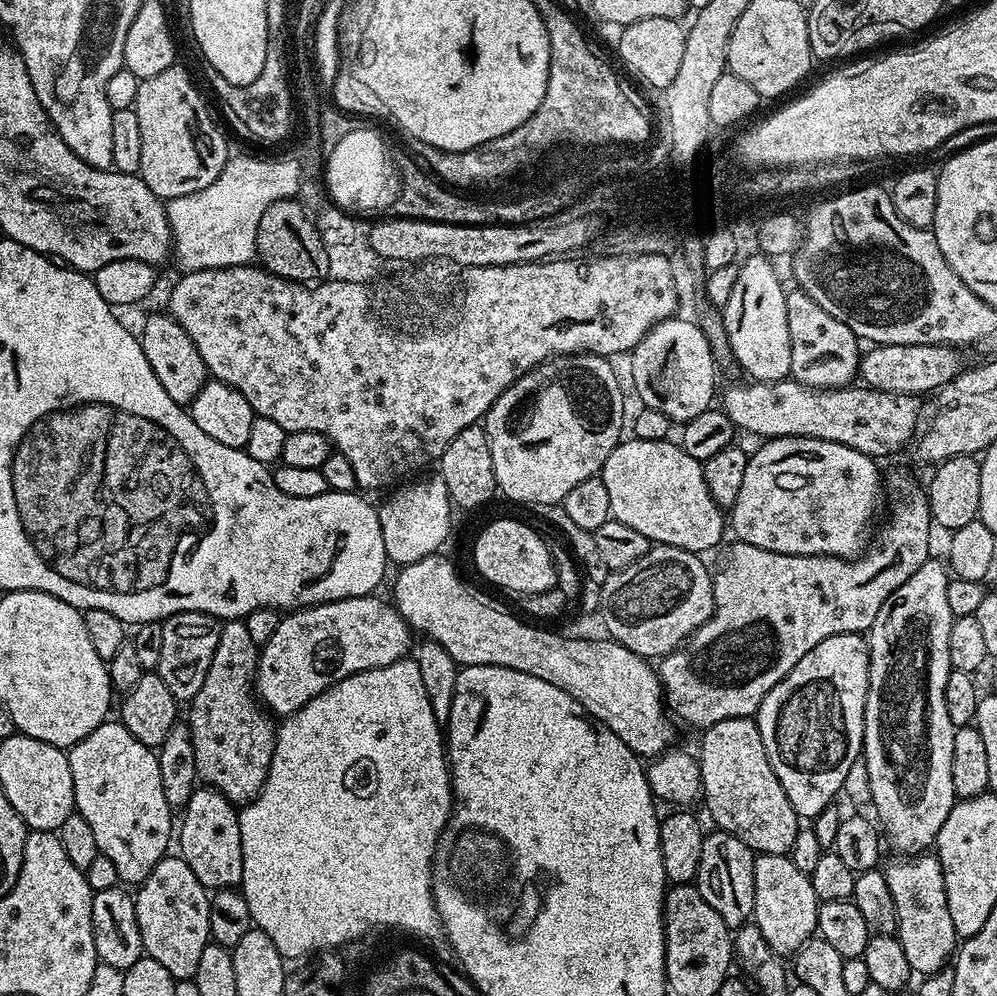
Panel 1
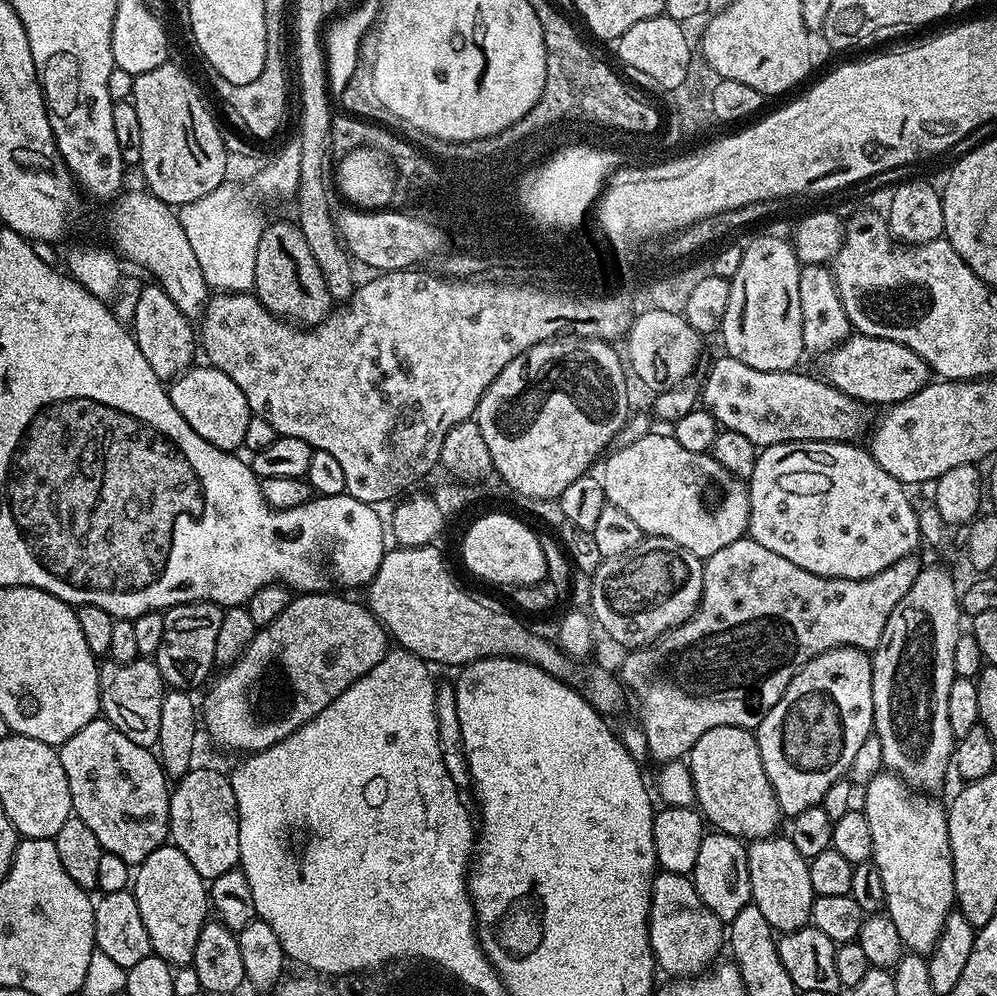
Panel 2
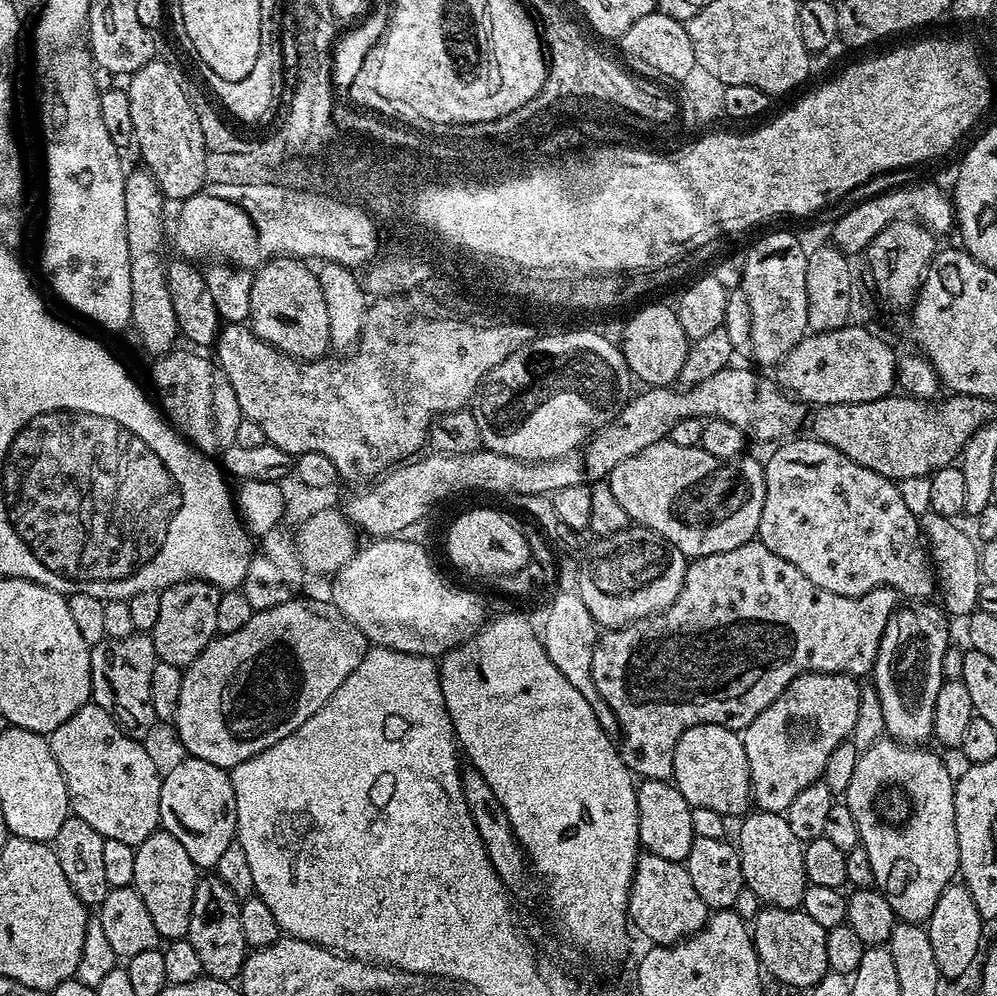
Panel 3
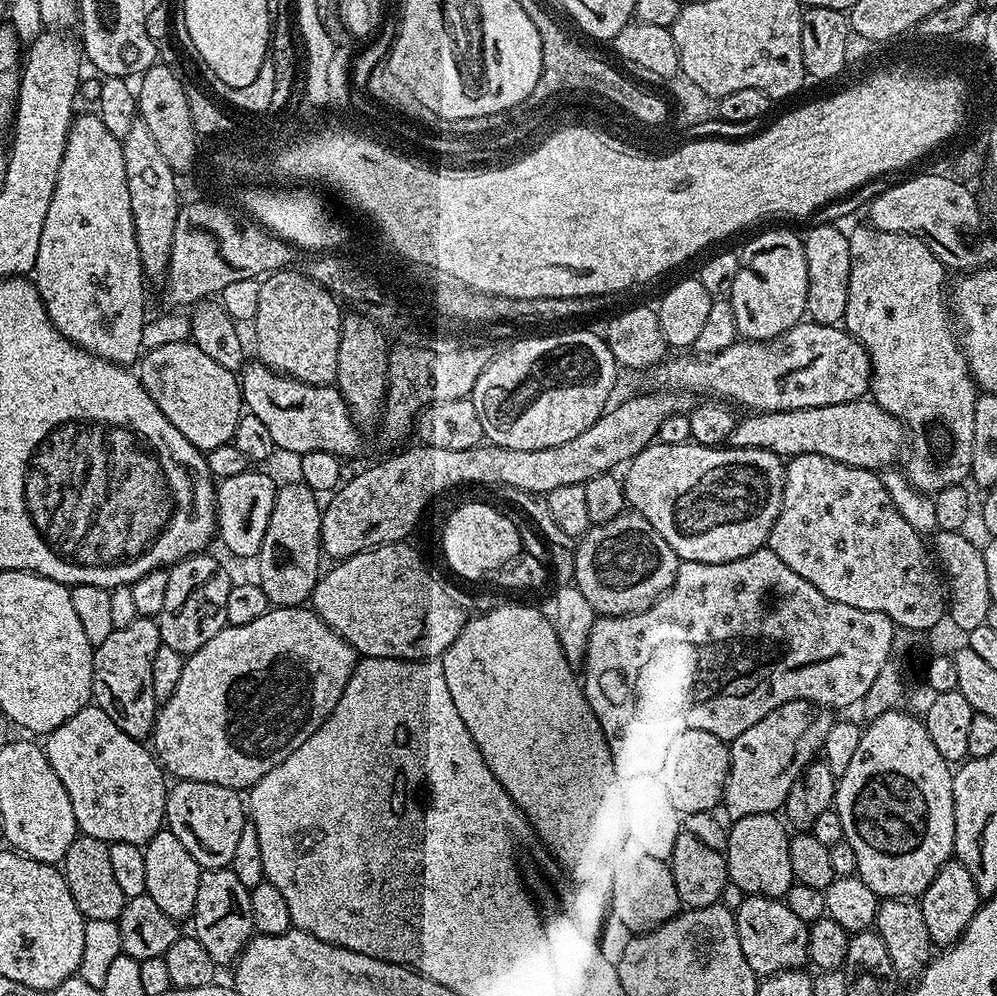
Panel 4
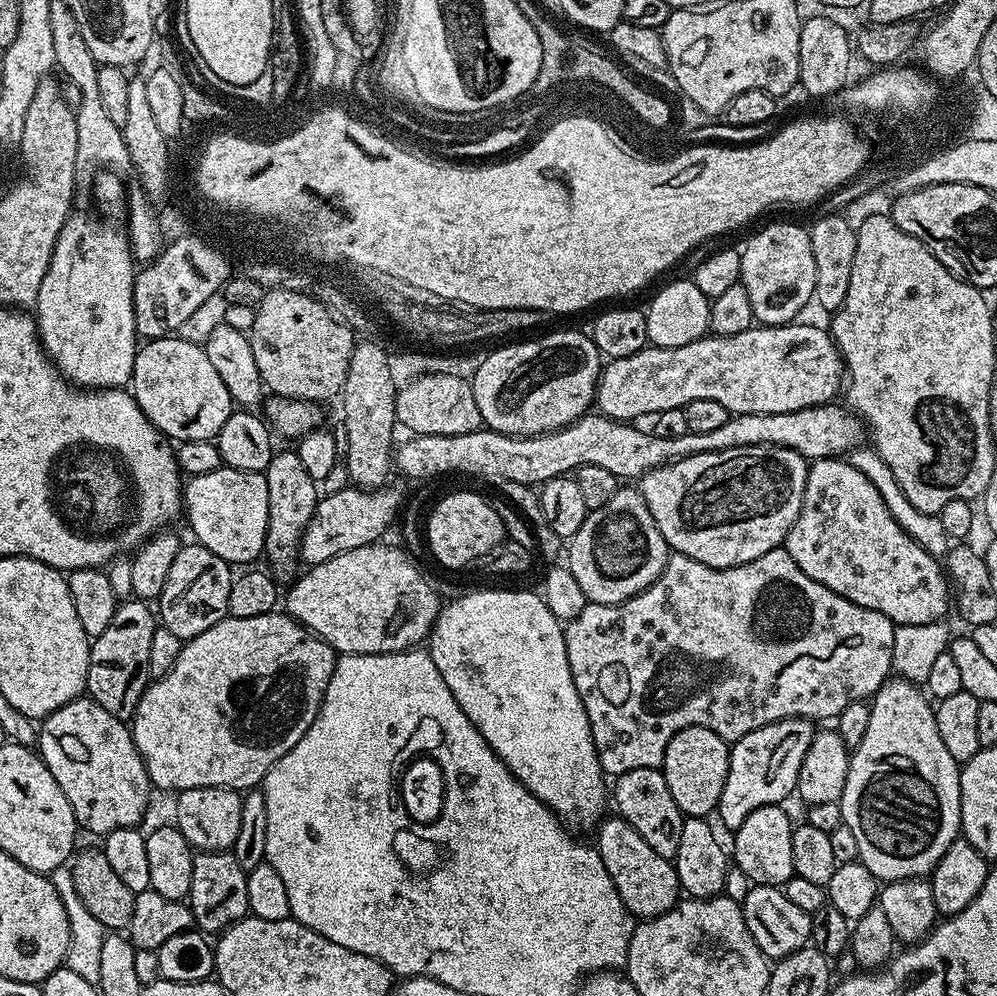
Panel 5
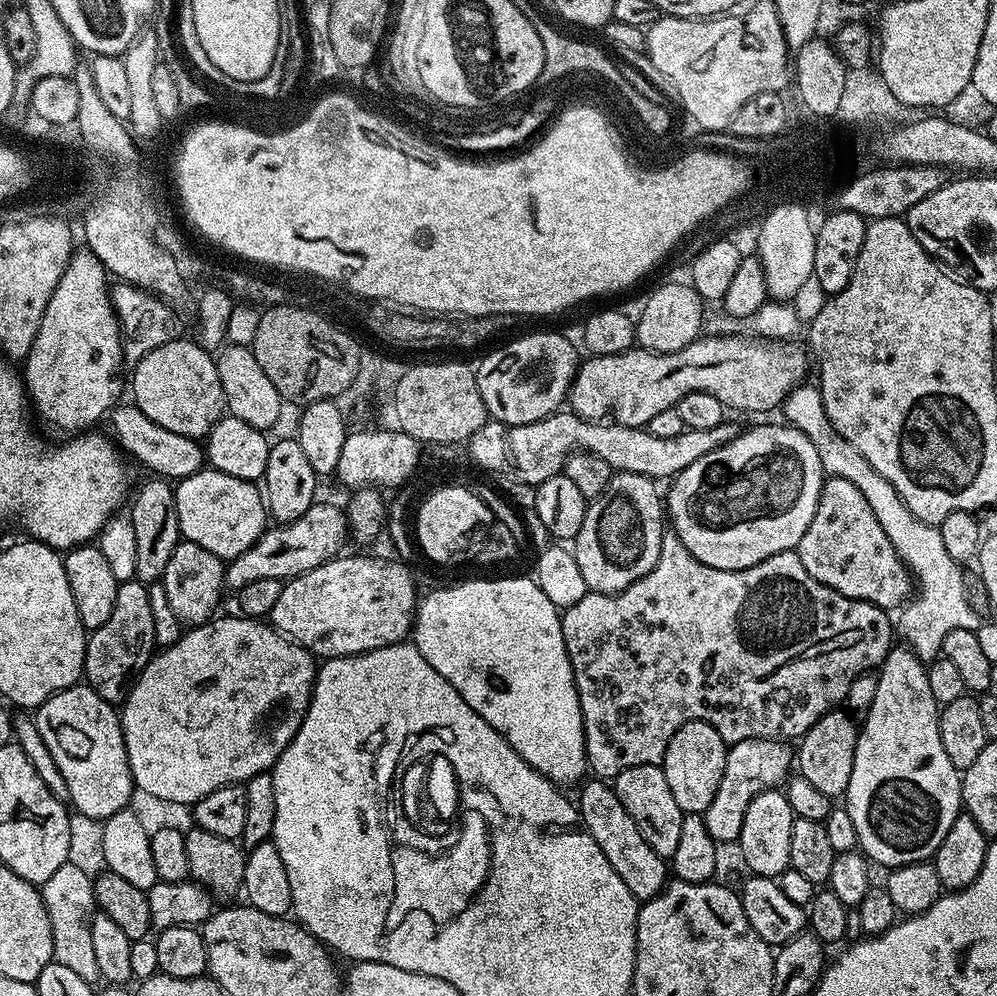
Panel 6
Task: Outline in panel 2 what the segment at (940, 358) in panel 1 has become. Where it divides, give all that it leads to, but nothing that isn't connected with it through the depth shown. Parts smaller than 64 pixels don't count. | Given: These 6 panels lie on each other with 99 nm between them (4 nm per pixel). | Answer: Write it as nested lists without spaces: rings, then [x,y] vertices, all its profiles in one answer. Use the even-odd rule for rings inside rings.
[[[853,334],[827,353],[823,375],[829,384],[869,406],[891,406],[918,394],[929,383],[930,369],[914,350],[886,338]]]

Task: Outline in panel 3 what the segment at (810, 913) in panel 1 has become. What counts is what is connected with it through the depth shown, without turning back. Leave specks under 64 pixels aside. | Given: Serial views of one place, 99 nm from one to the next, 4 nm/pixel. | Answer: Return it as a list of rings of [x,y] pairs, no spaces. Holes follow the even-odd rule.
[[[756,810],[744,822],[738,839],[744,887],[757,895],[761,905],[799,909],[804,903],[804,891],[808,889],[809,882],[804,865],[804,844],[794,838],[787,815]]]

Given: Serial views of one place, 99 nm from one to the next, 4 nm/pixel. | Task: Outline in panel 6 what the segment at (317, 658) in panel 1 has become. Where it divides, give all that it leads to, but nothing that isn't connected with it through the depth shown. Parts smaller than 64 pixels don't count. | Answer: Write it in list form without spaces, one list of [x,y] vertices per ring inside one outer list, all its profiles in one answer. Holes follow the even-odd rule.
[[[243,614],[236,616],[224,616],[213,618],[206,624],[192,626],[181,635],[174,646],[157,651],[148,665],[142,670],[142,674],[134,682],[125,698],[122,707],[119,709],[120,725],[124,735],[124,745],[128,755],[128,765],[132,775],[132,783],[137,789],[140,788],[148,796],[156,800],[165,800],[168,804],[188,804],[194,806],[206,794],[210,794],[219,788],[225,788],[227,784],[243,785],[250,778],[267,772],[278,762],[282,750],[298,734],[298,730],[304,721],[306,710],[310,706],[312,687],[316,681],[318,671],[317,657],[307,652],[301,644],[293,644],[287,636],[281,636],[271,623],[261,622],[256,618],[249,618]]]

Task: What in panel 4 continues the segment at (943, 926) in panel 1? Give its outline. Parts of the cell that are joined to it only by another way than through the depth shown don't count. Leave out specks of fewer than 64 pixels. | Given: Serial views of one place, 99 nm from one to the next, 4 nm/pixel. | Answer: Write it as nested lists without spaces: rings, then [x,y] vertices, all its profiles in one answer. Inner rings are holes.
[[[900,711],[884,712],[869,723],[872,725],[867,725],[863,729],[861,742],[858,750],[855,751],[854,758],[850,761],[850,766],[847,766],[845,772],[838,776],[834,801],[836,813],[842,818],[845,837],[850,842],[850,846],[854,846],[854,852],[858,854],[858,875],[861,880],[866,882],[866,886],[870,886],[870,890],[874,890],[881,898],[919,898],[923,896],[930,886],[930,882],[934,882],[934,874],[938,874],[938,870],[942,870],[945,862],[953,859],[954,856],[953,769],[950,767],[949,761],[944,760],[942,754],[938,754],[938,749],[934,746],[934,741],[930,738],[923,719],[919,715],[911,716],[908,712]]]

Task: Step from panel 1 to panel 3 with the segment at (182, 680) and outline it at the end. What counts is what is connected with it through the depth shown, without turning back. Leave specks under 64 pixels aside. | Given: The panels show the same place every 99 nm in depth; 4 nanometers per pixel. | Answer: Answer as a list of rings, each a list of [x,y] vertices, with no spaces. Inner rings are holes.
[[[183,580],[159,593],[158,622],[150,633],[159,663],[183,670],[196,661],[218,635],[216,627],[221,595],[221,589],[204,580]]]

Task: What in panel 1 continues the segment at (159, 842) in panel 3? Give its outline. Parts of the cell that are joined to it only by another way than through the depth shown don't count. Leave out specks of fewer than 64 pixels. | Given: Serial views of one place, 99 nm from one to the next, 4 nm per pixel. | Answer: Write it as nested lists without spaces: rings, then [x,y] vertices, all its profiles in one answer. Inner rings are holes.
[[[166,854],[150,870],[148,877],[138,885],[134,892],[136,901],[136,917],[138,918],[138,934],[142,934],[143,955],[154,958],[159,962],[175,980],[193,979],[198,970],[198,962],[202,959],[202,950],[210,943],[212,931],[210,930],[210,899],[209,889],[190,870],[183,856],[179,854]]]

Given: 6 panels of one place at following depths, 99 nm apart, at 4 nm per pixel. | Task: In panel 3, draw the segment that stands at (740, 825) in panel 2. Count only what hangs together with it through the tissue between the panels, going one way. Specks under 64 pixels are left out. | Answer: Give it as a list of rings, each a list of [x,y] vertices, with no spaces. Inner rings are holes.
[[[699,724],[686,730],[674,752],[671,779],[682,798],[696,810],[705,808],[720,816],[743,817],[753,803],[750,762],[741,733],[731,728]]]

